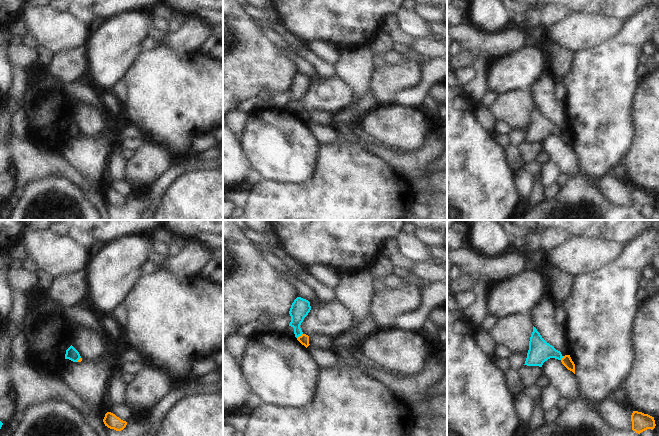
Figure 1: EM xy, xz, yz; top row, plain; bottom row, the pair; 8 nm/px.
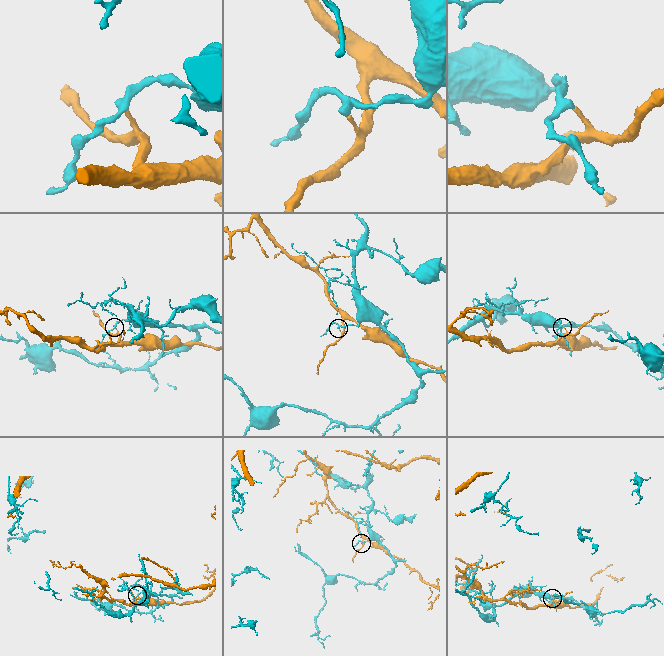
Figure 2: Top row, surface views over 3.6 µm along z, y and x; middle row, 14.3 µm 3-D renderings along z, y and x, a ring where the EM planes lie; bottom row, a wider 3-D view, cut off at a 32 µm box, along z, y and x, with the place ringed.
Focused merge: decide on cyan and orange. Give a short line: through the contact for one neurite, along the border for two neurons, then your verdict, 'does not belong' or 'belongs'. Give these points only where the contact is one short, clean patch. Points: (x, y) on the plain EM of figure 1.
does not belong

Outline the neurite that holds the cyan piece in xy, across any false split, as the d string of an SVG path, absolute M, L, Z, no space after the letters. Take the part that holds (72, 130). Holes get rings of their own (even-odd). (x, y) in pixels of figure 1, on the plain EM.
M72 121L66 126L65 135L77 138L80 134L79 128Z

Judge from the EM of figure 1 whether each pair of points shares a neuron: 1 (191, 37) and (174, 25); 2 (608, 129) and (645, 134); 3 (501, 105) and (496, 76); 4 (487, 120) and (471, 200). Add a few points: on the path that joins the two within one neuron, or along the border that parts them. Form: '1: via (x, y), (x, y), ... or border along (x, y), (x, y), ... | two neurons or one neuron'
1: border along (182, 25), (173, 32), (168, 32) | two neurons
2: border along (632, 109), (633, 139), (629, 149), (624, 154) | two neurons
3: border along (522, 89), (509, 90), (499, 95) | two neurons
4: border along (475, 115), (478, 122), (490, 133) | two neurons

